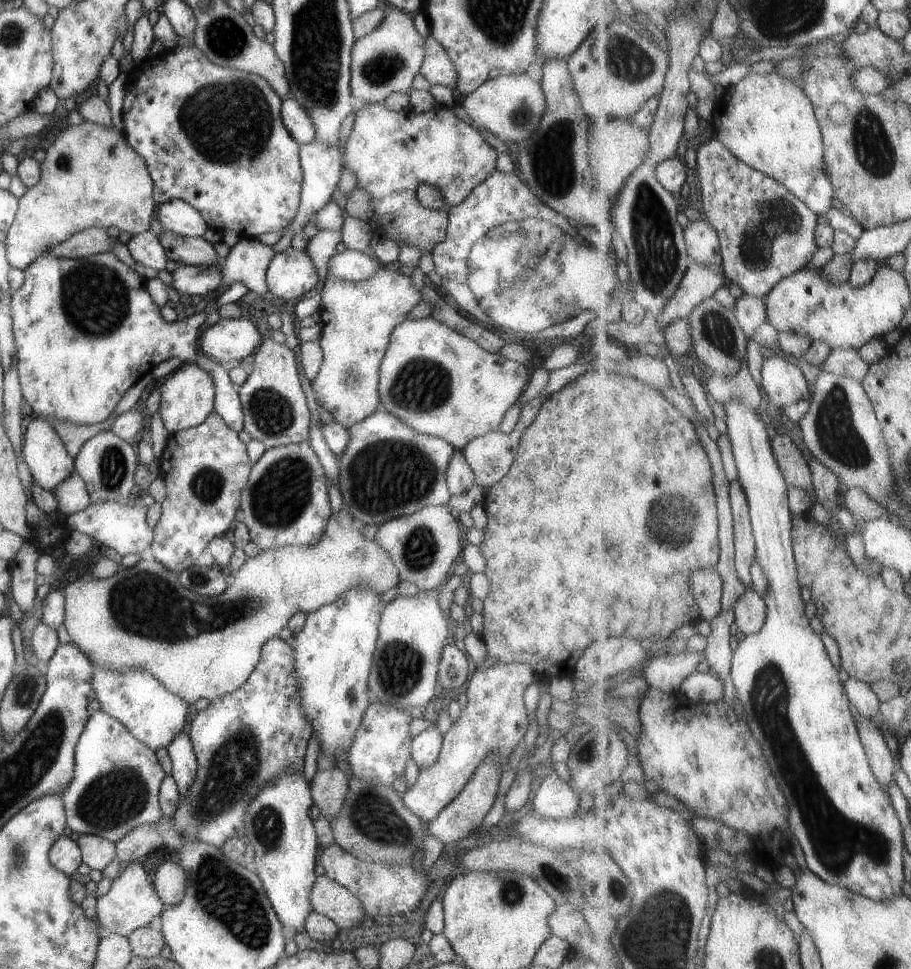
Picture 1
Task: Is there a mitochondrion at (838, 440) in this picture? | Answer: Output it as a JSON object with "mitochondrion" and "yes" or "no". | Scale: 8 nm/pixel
{"mitochondrion":"yes"}

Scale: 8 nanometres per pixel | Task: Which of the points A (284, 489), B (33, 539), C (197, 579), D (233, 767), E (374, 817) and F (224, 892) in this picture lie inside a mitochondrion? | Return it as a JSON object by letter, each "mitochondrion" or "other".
{"A":"mitochondrion","B":"other","C":"mitochondrion","D":"mitochondrion","E":"mitochondrion","F":"mitochondrion"}

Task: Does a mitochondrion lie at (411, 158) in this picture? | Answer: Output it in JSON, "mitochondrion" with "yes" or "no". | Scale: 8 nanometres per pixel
{"mitochondrion":"no"}

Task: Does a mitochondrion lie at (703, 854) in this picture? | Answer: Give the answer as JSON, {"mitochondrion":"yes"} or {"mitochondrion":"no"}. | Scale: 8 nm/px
{"mitochondrion":"no"}

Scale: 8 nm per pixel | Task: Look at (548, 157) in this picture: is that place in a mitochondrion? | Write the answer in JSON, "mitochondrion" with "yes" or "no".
{"mitochondrion":"yes"}

